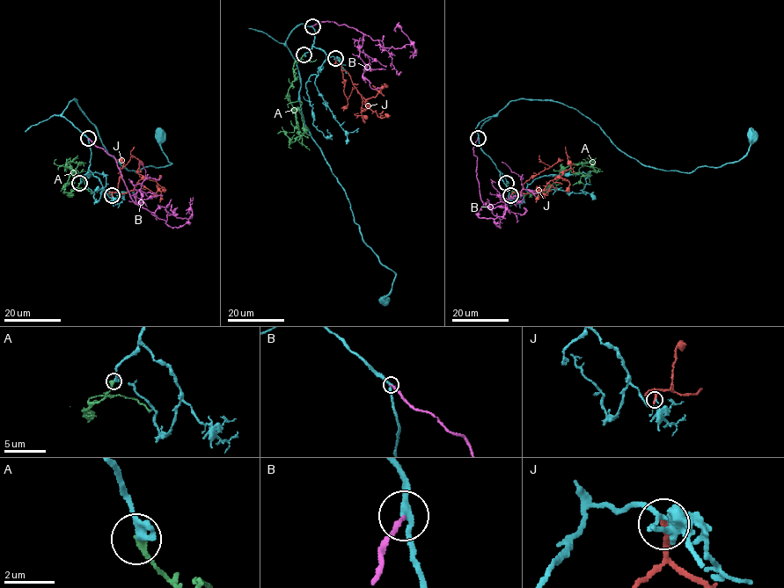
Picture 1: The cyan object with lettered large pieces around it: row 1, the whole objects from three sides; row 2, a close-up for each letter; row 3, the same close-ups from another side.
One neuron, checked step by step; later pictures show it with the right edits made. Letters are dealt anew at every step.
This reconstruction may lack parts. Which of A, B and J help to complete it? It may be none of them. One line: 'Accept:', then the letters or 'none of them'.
Accept: A

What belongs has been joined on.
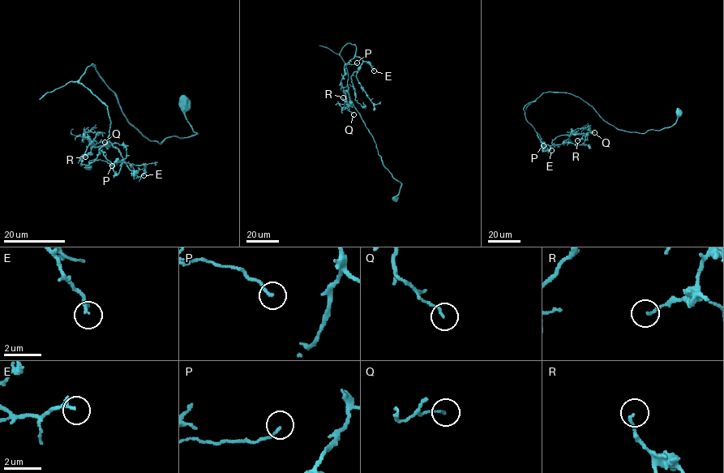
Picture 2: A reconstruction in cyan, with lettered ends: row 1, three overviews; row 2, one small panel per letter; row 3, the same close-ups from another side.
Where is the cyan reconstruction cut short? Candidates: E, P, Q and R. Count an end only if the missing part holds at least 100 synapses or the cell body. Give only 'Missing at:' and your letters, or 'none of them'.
Missing at: E

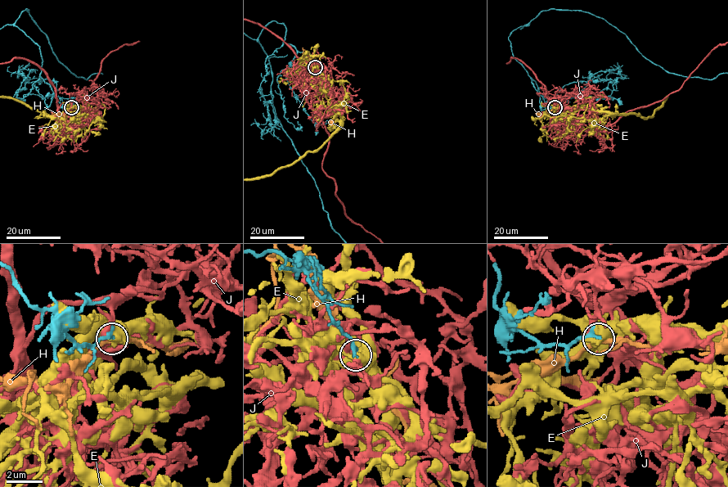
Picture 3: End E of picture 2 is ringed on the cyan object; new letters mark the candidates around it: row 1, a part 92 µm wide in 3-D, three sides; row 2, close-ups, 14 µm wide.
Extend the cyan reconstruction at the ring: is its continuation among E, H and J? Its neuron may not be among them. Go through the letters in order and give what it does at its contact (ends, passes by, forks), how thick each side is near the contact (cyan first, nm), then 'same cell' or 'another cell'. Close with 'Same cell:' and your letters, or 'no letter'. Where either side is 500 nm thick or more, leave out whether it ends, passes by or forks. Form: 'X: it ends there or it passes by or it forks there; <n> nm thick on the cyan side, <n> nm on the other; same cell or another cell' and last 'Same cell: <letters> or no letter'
E: 240 nm thick on the cyan side, 800 nm on the other; another cell
H: it passes by; 200 nm thick on the cyan side, 220 nm on the other; another cell
J: it passes by; 240 nm thick on the cyan side, 320 nm on the other; another cell
Same cell: no letter

